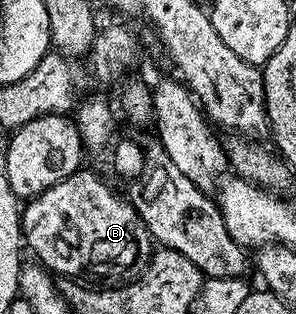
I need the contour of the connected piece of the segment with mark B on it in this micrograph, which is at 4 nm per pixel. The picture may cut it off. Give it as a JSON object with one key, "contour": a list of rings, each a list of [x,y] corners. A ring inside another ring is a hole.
{"contour":[[[77,170],[62,182],[42,190],[42,194],[32,197],[23,205],[20,226],[22,240],[33,252],[35,259],[43,267],[64,278],[85,278],[84,276],[120,276],[123,272],[140,274],[147,269],[154,255],[154,241],[146,230],[142,218],[128,203],[127,199],[112,193],[112,188],[104,180],[99,180],[92,172]]]}

